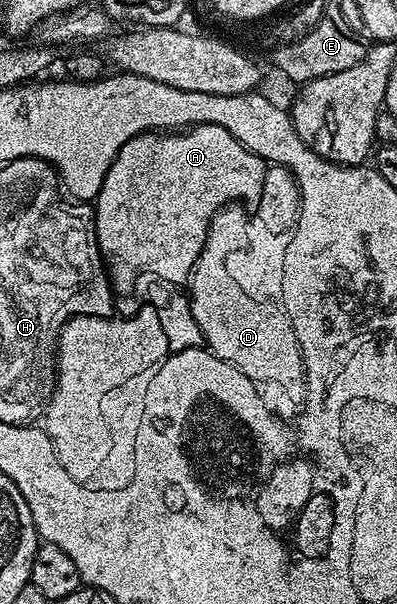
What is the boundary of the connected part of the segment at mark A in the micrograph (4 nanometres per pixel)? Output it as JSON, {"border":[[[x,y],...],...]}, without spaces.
{"border":[[[200,123],[173,133],[148,131],[129,139],[120,153],[116,153],[93,204],[96,241],[111,287],[118,293],[128,289],[138,279],[141,267],[146,267],[146,271],[158,271],[158,275],[166,275],[166,279],[189,280],[206,244],[212,217],[223,207],[239,201],[256,204],[267,168],[267,160],[240,145],[228,129],[211,123]]]}

